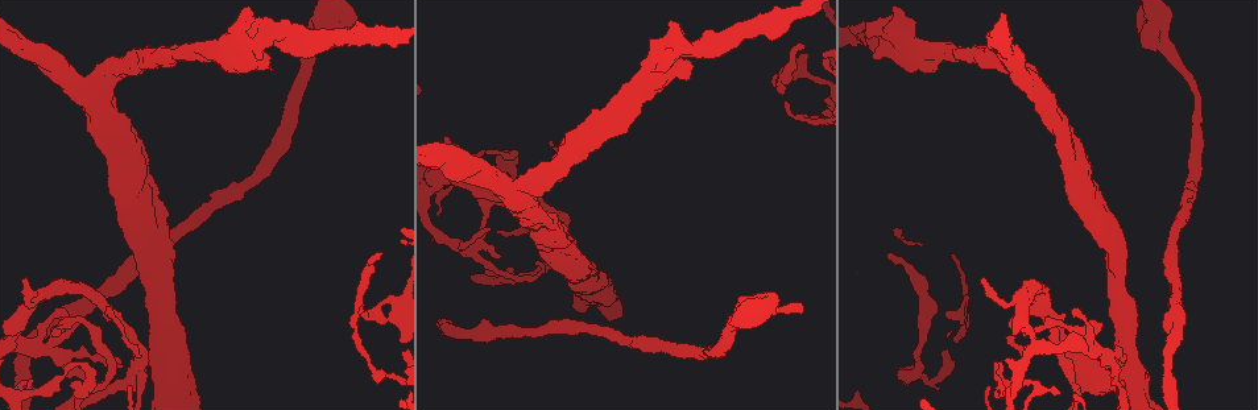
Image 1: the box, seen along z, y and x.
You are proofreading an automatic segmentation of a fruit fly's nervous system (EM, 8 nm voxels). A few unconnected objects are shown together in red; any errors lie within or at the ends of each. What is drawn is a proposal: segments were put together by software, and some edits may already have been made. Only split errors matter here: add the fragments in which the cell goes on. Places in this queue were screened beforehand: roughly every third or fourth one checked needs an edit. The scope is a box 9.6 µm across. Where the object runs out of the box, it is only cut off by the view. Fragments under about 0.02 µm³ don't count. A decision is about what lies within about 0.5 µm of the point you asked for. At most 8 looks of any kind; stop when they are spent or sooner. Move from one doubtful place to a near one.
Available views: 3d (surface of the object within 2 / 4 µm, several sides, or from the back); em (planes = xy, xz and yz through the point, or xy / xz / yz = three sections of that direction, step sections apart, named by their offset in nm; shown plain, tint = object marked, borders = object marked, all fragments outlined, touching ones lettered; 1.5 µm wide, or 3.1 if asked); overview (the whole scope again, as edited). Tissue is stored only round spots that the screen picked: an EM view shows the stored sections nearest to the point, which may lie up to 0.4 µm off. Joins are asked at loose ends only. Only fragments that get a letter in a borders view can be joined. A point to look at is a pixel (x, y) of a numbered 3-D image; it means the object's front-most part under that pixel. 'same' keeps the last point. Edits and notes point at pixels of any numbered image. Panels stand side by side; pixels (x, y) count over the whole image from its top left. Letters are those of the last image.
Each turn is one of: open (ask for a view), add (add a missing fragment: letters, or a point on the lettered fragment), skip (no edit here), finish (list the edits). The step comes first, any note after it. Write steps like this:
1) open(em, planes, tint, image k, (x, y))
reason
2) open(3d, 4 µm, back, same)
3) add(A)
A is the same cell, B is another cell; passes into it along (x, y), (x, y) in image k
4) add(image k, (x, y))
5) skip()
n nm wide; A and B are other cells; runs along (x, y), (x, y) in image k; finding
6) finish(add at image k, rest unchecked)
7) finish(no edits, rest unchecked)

open(3d, 2 µm, image 1, (804, 58))
free end

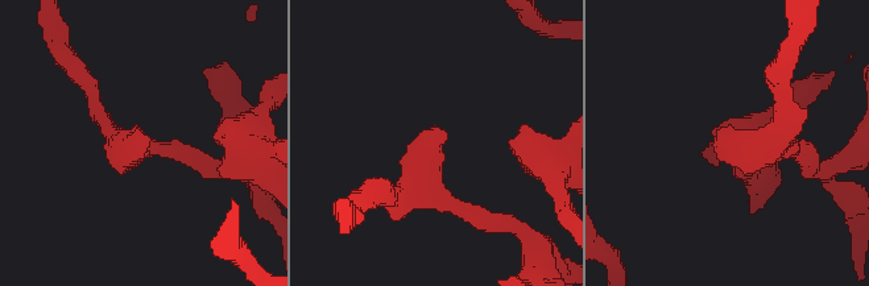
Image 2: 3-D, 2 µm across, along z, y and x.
open(em, planes, borders, image 2, (722, 133))
now the EM

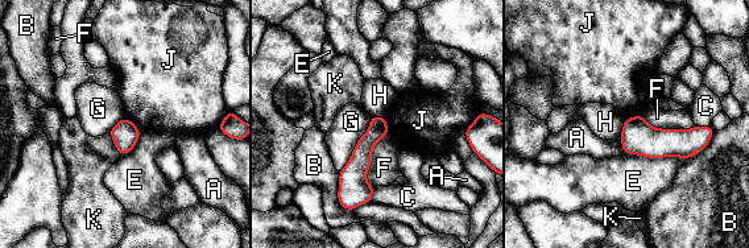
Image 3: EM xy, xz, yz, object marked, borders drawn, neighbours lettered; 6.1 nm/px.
skip()
120 nm wide; A, B, C, E, F, G, H, J and K are other cells; border along (384, 116), (389, 132) in image 3; no lettered fragment goes on from it

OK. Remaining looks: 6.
open(3d, 4 µm, image 1, (70, 383))
branch stops here

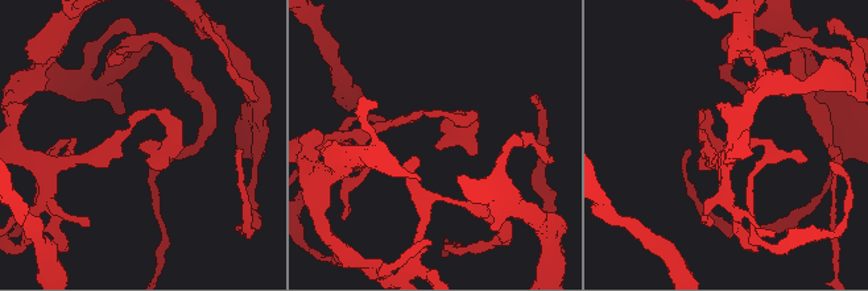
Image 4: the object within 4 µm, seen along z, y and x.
open(em, planes, borders, image 4, (435, 145))

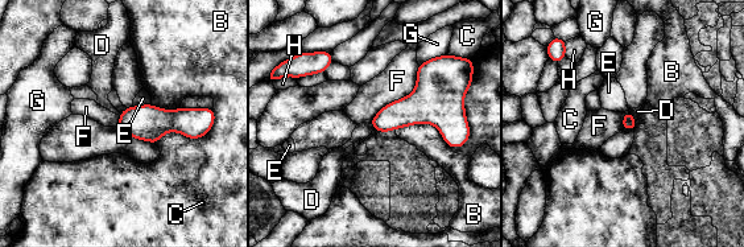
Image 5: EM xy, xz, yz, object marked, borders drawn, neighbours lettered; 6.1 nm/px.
skip()
B, C, D, E, F, G and H are other cells; none of them fits

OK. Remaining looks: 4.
open(em, yz, step 8, borders, image 1, (802, 48))
long arm stops here

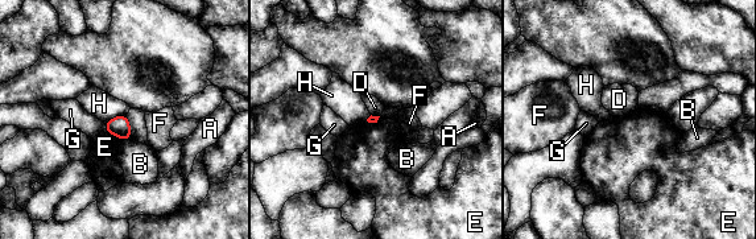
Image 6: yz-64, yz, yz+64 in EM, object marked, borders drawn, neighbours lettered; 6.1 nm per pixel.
skip()
A, B, D, E, F, G and H are other cells; border along (104, 128), (123, 140) in image 6; no lettered fragment goes on from it

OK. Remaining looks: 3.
finish(no edits, rest unchecked)

